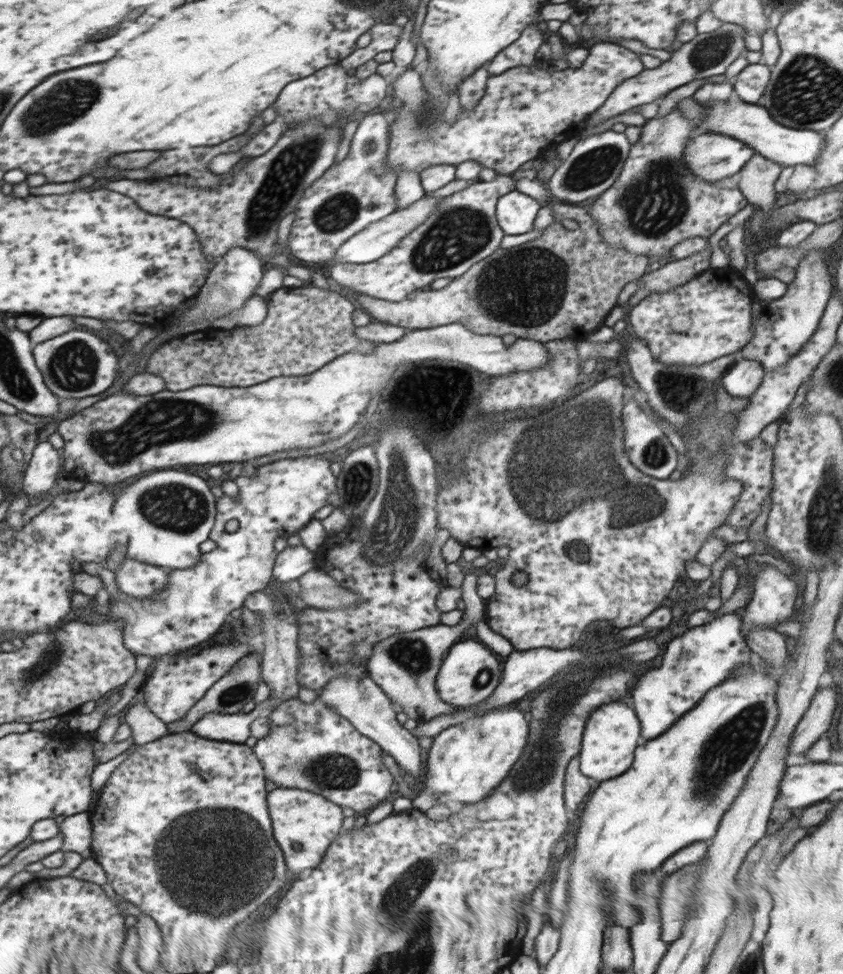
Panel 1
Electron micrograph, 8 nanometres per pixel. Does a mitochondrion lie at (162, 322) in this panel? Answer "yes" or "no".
no

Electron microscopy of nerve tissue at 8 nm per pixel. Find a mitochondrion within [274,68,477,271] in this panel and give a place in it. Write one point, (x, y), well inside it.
(338, 212)

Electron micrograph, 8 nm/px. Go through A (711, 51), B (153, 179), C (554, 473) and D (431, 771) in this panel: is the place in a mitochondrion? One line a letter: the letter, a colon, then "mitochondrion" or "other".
A: mitochondrion
B: other
C: mitochondrion
D: other

